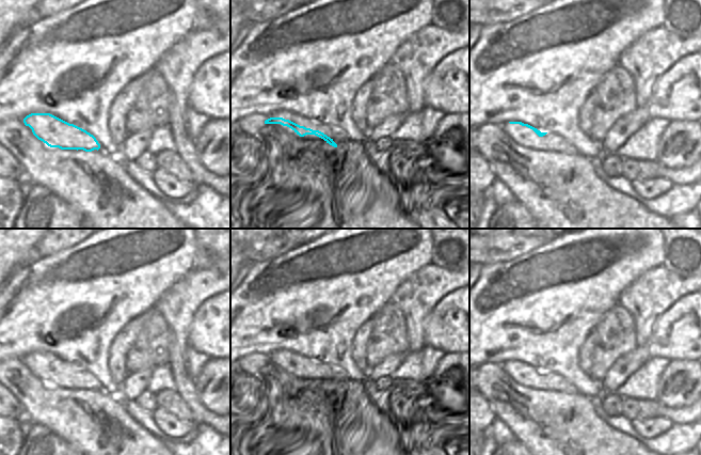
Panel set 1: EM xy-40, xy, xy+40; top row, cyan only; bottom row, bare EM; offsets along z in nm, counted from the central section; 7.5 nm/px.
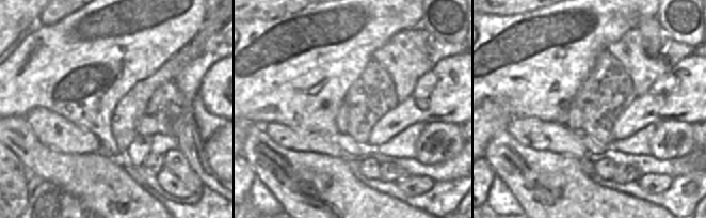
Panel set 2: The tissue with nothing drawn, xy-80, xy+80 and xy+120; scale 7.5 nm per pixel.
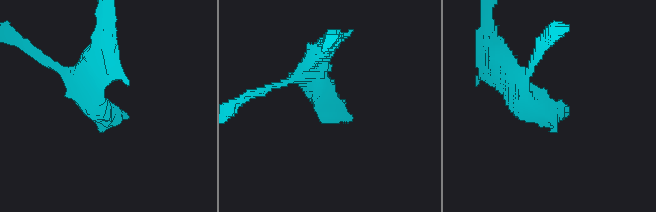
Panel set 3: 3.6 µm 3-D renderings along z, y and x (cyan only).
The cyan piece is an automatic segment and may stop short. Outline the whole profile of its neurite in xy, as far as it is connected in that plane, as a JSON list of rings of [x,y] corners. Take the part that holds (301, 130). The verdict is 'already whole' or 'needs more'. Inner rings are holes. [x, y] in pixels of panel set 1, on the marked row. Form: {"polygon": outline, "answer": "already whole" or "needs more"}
{"polygon": [[[283,117],[266,120],[265,129],[275,141],[287,147],[337,152],[337,144],[323,132],[300,126]]], "answer": "needs more"}

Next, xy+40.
{"polygon": [[[509,122],[501,125],[506,135],[522,147],[541,150],[543,152],[560,152],[575,156],[578,151],[568,140],[554,132],[541,132],[537,128],[522,122]]], "answer": "needs more"}

